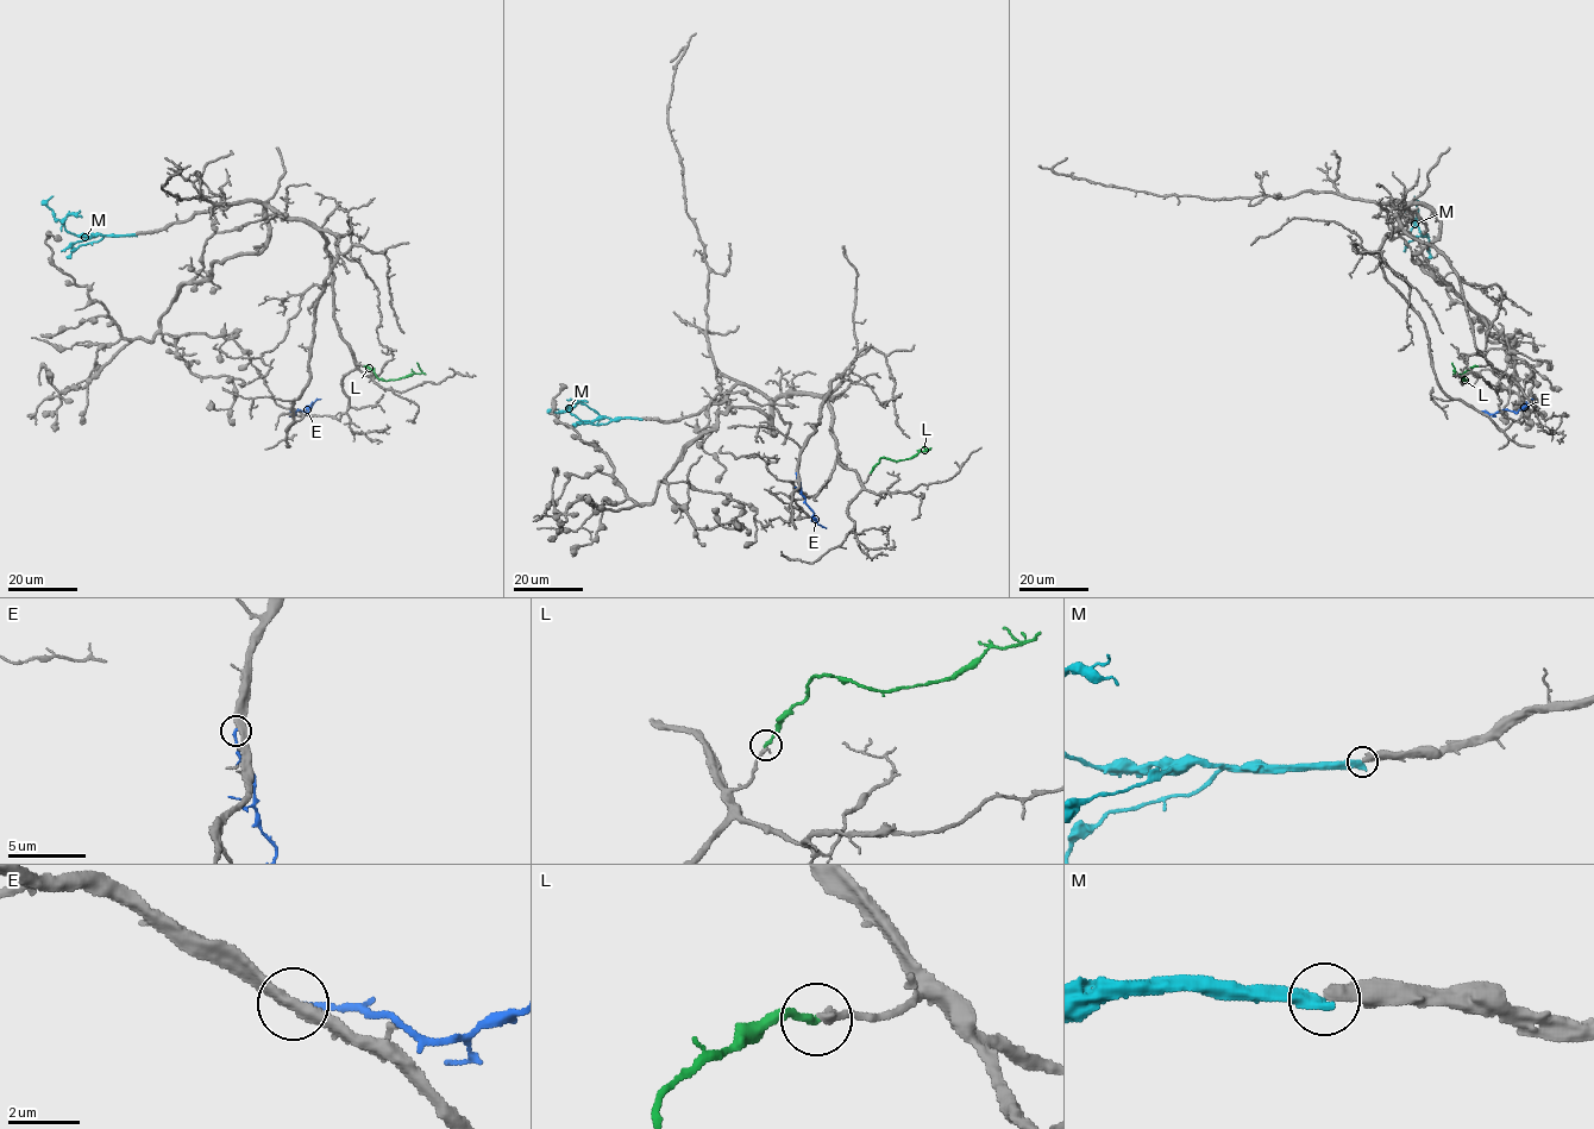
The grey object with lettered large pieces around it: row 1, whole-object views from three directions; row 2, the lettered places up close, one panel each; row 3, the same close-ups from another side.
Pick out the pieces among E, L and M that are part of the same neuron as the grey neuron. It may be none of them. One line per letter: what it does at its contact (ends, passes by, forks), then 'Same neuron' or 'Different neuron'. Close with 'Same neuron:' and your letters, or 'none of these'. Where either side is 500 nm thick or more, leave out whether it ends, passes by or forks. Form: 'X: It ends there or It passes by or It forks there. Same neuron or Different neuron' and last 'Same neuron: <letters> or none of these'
E: It ends there. Different neuron
L: It ends there. Same neuron
M: It ends there. Different neuron
Same neuron: L

